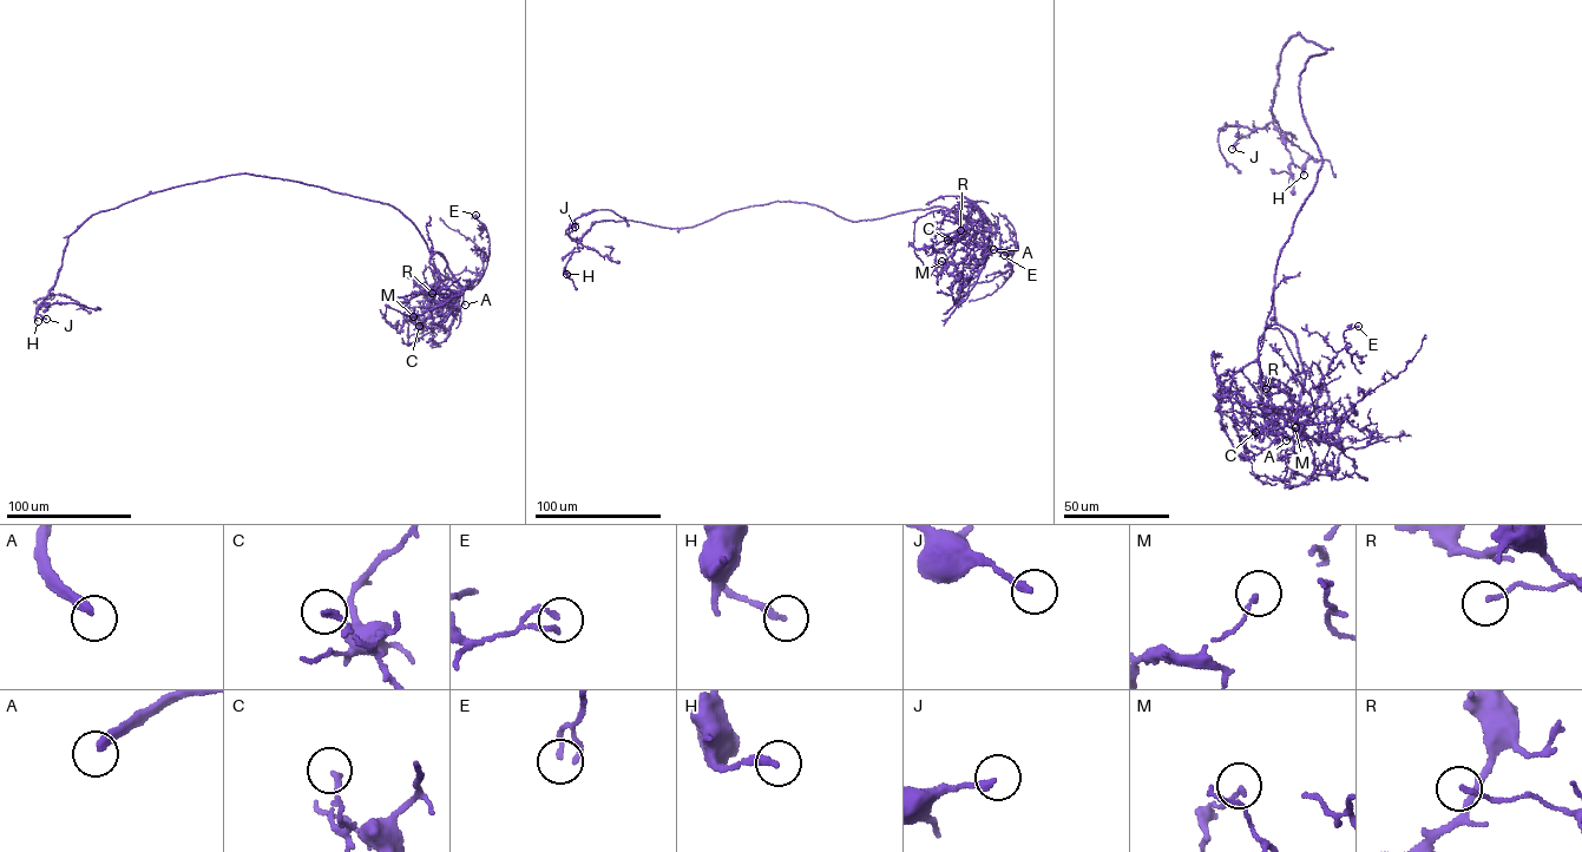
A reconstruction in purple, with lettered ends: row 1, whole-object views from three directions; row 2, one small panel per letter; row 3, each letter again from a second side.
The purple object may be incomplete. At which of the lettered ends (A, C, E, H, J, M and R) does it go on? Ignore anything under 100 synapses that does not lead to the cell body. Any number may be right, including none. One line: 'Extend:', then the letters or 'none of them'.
Extend: A

